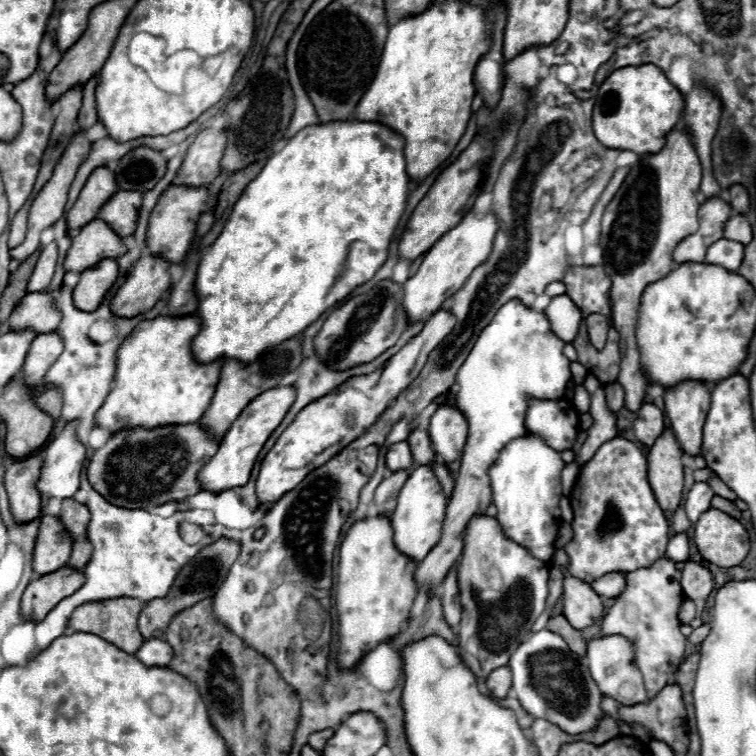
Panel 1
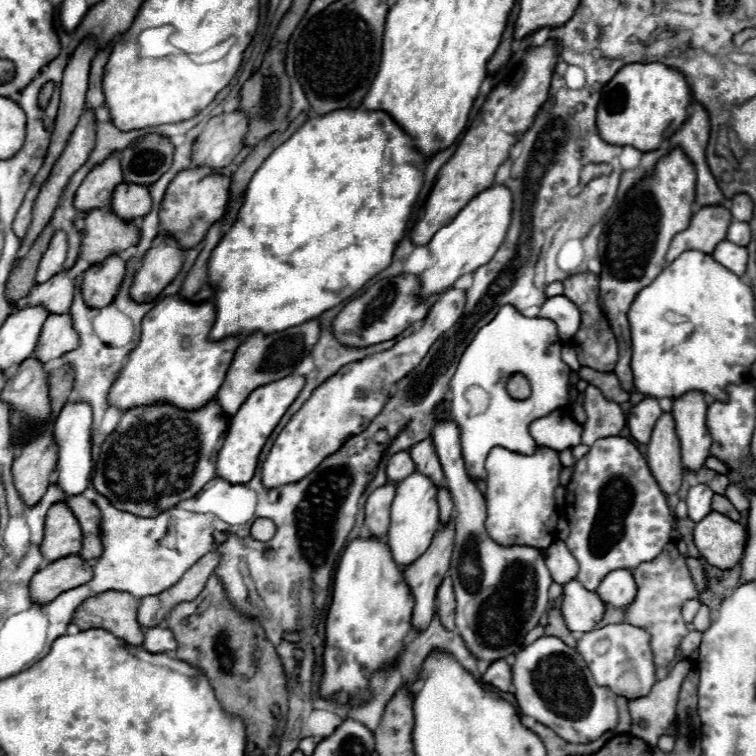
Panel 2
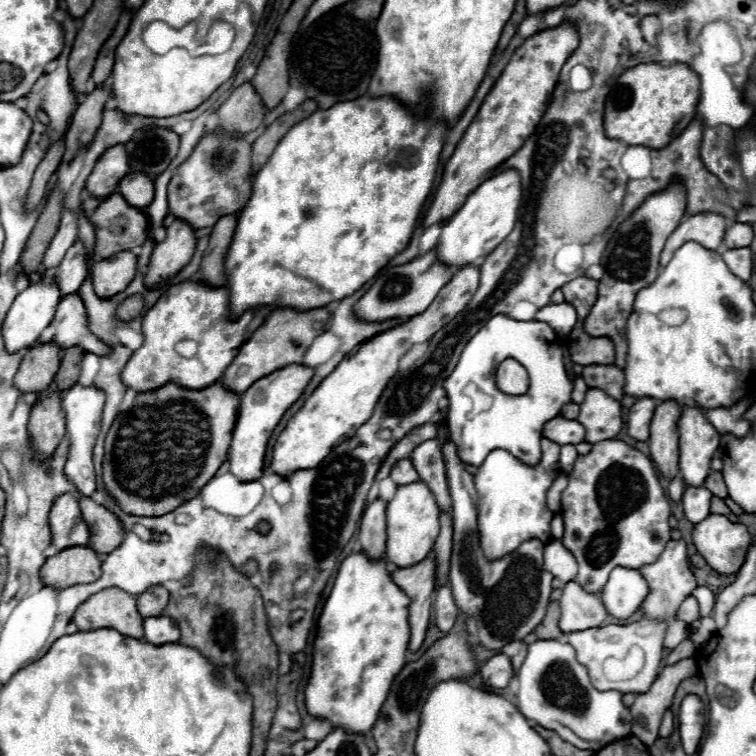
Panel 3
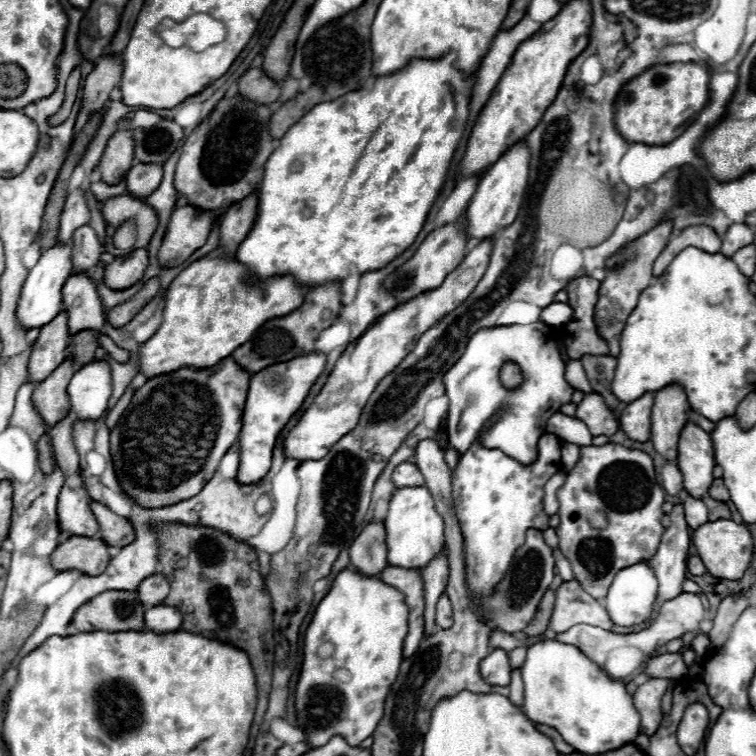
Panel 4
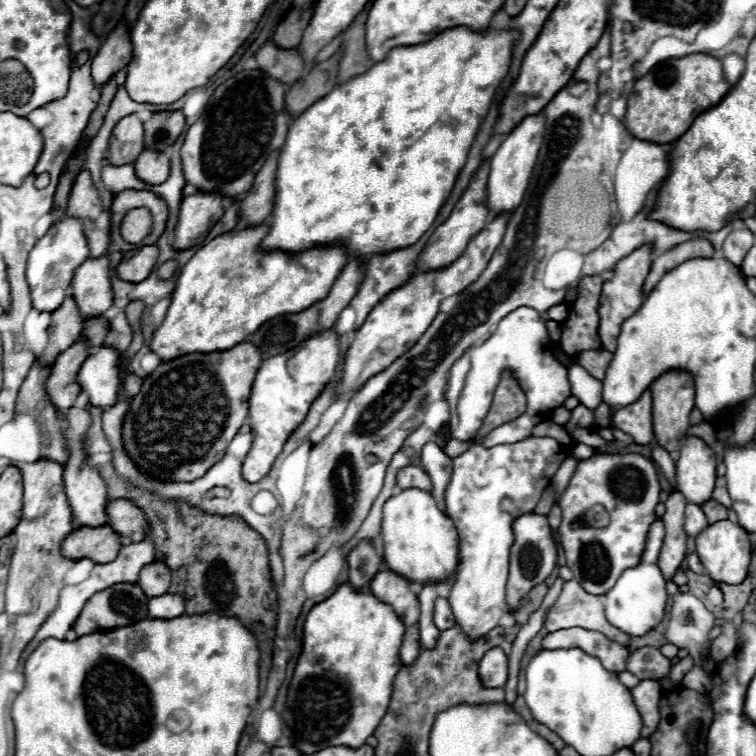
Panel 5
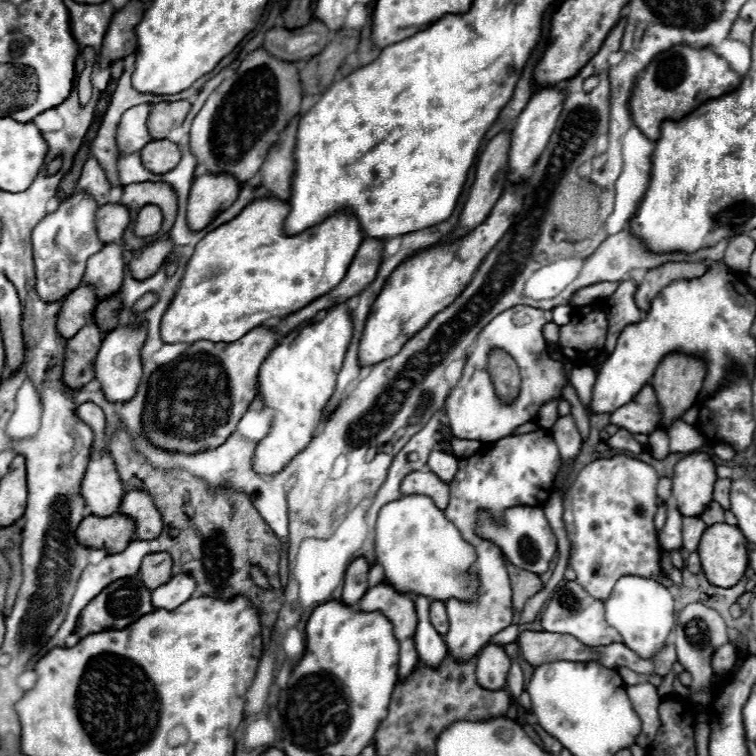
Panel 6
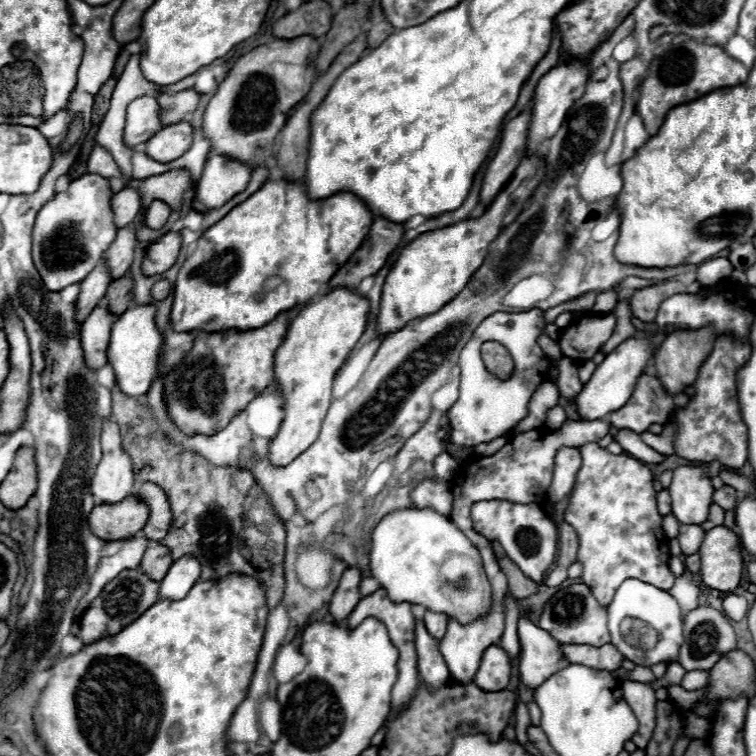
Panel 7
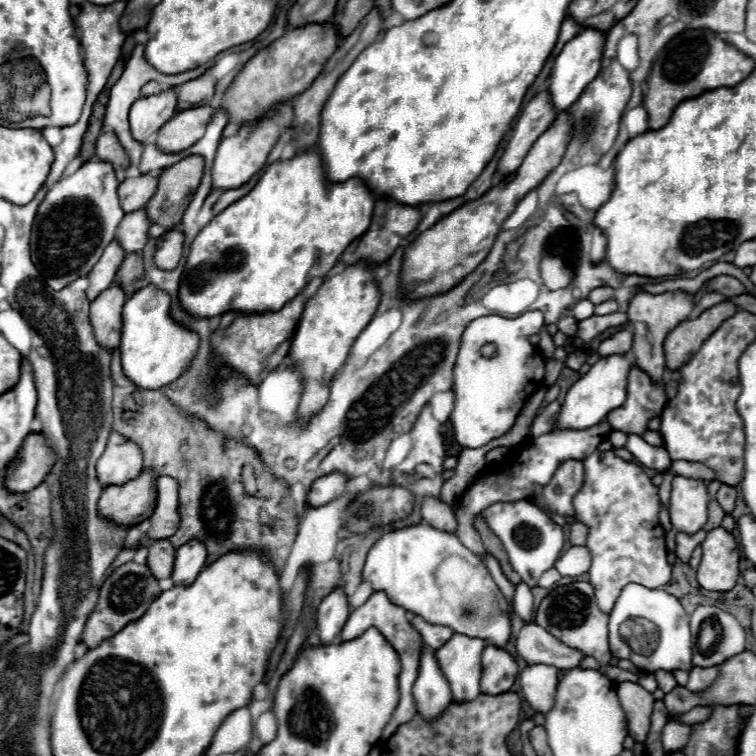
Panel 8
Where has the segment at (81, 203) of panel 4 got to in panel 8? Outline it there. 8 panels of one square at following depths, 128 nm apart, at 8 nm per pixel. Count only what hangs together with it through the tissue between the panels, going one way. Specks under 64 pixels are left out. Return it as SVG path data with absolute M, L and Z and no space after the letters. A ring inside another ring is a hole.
M114 132L100 134L100 138L96 142L96 158L102 162L110 162L118 176L124 176L124 172L128 170L128 156L122 150Z

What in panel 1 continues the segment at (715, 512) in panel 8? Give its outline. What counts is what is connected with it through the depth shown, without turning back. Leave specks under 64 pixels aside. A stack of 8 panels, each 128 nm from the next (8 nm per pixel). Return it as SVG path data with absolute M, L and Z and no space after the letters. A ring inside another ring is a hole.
M714 496L712 498L712 508L718 508L718 510L730 514L736 520L740 520L740 516L742 516L742 512L736 508L736 504L730 502L730 500L726 500L726 498L722 498L722 496Z

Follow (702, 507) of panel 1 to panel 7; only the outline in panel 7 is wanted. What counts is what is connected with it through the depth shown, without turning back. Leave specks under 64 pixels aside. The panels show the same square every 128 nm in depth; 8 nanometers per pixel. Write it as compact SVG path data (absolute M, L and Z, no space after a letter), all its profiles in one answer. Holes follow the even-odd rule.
M682 524L680 526L680 534L678 534L682 554L684 556L696 554L700 544L702 544L702 538L704 538L704 530L698 524Z

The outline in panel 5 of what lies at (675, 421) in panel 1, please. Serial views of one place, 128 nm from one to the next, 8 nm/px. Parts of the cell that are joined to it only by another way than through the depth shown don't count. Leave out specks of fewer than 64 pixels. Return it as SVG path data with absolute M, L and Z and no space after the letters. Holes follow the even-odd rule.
M688 436L682 442L676 462L674 486L688 502L706 502L712 496L716 482L714 450L698 436Z

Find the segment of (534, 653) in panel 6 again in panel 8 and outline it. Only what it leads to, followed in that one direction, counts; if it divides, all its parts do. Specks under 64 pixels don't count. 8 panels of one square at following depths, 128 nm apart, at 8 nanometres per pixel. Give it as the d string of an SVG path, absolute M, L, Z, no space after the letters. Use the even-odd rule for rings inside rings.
M522 582L516 586L516 594L514 594L514 612L520 616L520 620L532 622L534 614L532 614L532 592L530 588ZM528 664L520 672L520 686L524 698L530 702L530 706L546 714L552 708L552 694L558 682L560 670L556 666L544 666L544 664Z

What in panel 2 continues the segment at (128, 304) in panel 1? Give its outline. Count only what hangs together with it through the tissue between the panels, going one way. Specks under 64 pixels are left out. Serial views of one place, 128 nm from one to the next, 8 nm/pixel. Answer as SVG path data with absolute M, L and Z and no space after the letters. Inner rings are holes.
M162 236L162 242L144 254L130 288L130 298L134 302L152 302L176 278L180 268L182 250L172 238Z

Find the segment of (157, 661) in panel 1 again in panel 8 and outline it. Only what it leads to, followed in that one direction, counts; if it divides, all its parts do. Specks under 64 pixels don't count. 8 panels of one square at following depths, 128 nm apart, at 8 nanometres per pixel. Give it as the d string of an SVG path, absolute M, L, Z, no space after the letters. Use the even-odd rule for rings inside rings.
M192 540L192 542L180 546L176 550L174 568L172 568L172 576L170 576L172 586L194 582L194 578L202 572L204 564L206 564L206 548L202 542Z

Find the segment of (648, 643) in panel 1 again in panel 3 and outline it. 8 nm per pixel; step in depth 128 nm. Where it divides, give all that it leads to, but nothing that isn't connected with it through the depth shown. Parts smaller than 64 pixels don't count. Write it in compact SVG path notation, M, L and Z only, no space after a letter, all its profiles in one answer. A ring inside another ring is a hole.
M670 540L666 544L664 552L658 556L658 560L654 564L646 564L646 566L642 566L638 570L640 570L640 574L648 582L648 596L642 602L640 610L650 620L662 620L662 622L666 622L666 634L664 634L664 642L662 644L664 644L664 648L672 650L674 646L678 646L682 640L686 640L690 636L688 624L682 622L682 620L678 620L676 612L678 612L678 606L688 596L692 596L692 590L698 586L696 576L690 570L690 560L688 560L688 554L686 554L684 540Z

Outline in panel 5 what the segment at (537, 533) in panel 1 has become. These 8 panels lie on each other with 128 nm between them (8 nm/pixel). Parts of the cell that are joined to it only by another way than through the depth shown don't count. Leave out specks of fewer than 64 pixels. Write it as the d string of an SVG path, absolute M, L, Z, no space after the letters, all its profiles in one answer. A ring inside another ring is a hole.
M502 374L498 388L500 390L494 392L492 408L490 408L488 416L484 418L482 428L478 430L478 436L472 440L472 446L464 454L460 454L458 458L452 460L452 476L450 476L450 484L446 488L446 510L458 530L458 536L460 536L460 570L458 570L458 578L456 578L456 584L452 586L448 600L452 606L454 620L460 624L460 628L466 632L468 638L484 636L486 632L490 632L492 628L498 626L498 622L504 614L508 614L508 610L506 610L506 578L508 578L510 546L514 544L512 522L522 514L534 512L534 508L542 496L542 490L546 488L546 484L550 482L550 478L554 476L554 472L558 470L558 466L564 460L560 444L548 436L528 438L528 440L522 440L516 444L500 444L494 448L482 446L482 438L492 428L496 428L498 422L504 424L506 420L518 418L524 410L522 404L526 404L524 392L520 390L518 382L510 374Z

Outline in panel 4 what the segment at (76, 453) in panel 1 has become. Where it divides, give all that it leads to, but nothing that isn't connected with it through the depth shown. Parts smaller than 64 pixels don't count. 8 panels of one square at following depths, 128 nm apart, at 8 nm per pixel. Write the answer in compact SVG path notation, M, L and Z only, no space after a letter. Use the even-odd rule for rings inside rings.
M90 362L80 368L68 386L70 412L76 420L98 420L108 410L112 378L106 362Z

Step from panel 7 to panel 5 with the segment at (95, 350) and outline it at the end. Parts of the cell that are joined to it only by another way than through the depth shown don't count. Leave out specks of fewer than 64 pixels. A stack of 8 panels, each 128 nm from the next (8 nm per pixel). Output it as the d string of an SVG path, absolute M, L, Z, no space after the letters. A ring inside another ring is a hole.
M74 342L68 350L64 350L58 358L54 368L50 370L50 376L46 380L46 394L50 396L50 402L62 412L66 408L74 406L76 396L80 394L80 386L76 382L78 370L82 362L88 358L90 350L86 342Z

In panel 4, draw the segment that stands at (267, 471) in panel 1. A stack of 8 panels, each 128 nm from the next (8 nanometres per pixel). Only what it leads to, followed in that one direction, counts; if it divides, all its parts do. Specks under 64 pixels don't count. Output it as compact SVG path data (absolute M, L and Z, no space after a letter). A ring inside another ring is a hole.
M492 240L480 242L468 252L468 256L460 262L460 266L446 276L440 288L436 288L434 292L420 294L406 304L400 304L396 310L378 318L358 340L350 342L350 346L336 362L334 370L330 372L324 388L318 392L308 410L304 410L298 424L288 432L284 440L284 456L294 458L298 462L324 458L330 446L334 446L334 442L338 442L358 424L358 418L378 382L386 374L390 374L390 370L394 370L398 362L402 362L402 358L410 352L408 348L416 342L416 338L426 330L430 330L430 326L438 324L446 314L456 310L474 292L474 288L478 286L478 282L486 272L490 252L492 252Z

